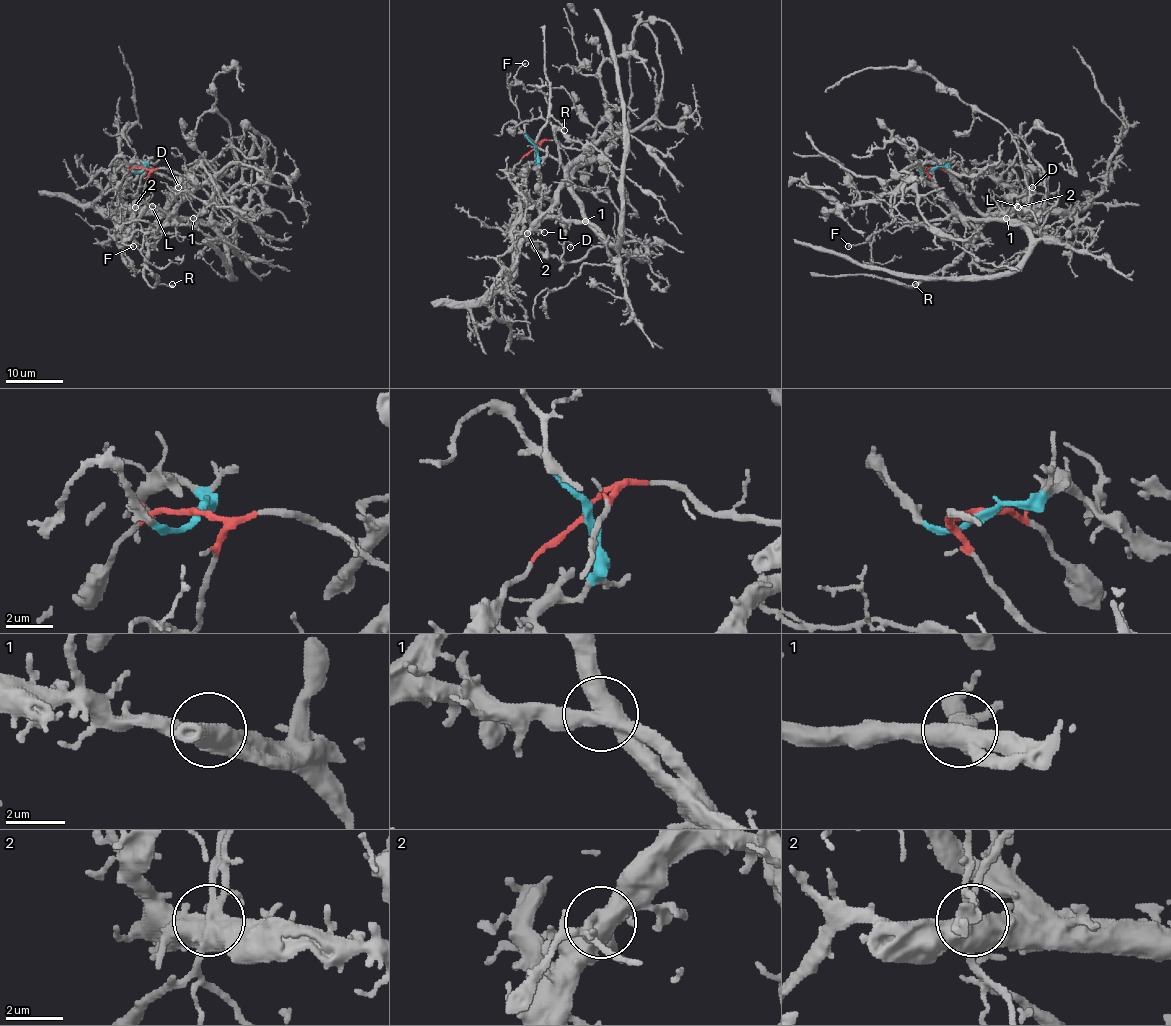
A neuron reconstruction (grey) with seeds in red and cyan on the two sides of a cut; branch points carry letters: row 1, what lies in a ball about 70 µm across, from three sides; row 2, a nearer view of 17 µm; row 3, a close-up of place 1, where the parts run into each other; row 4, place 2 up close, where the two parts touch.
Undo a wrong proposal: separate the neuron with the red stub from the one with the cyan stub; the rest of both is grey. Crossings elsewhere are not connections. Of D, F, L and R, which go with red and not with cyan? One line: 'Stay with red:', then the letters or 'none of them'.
Stay with red: D, F

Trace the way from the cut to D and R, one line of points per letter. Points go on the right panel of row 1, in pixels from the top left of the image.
D: (932, 168), (937, 190), (978, 218), (1022, 221), (1030, 191), (1048, 191), (1032, 187)
R: (932, 168), (952, 161), (993, 175), (1026, 204), (1001, 207), (951, 263), (902, 283), (915, 285)

